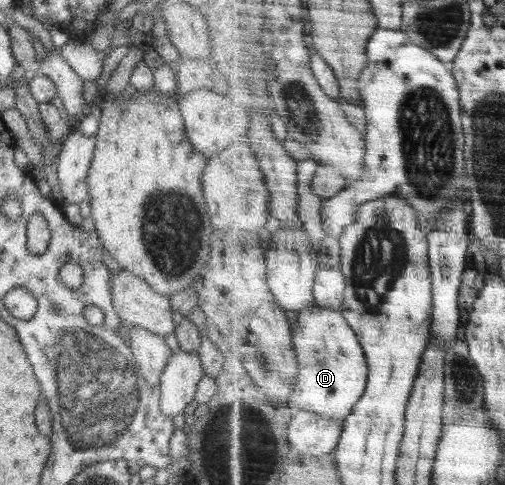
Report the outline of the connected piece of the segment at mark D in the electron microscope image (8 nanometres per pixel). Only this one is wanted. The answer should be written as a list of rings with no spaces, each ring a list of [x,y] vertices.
[[[316,305],[300,312],[295,329],[296,351],[300,360],[300,383],[296,385],[290,408],[312,411],[345,421],[355,413],[371,379],[371,365],[359,334],[344,312]]]

